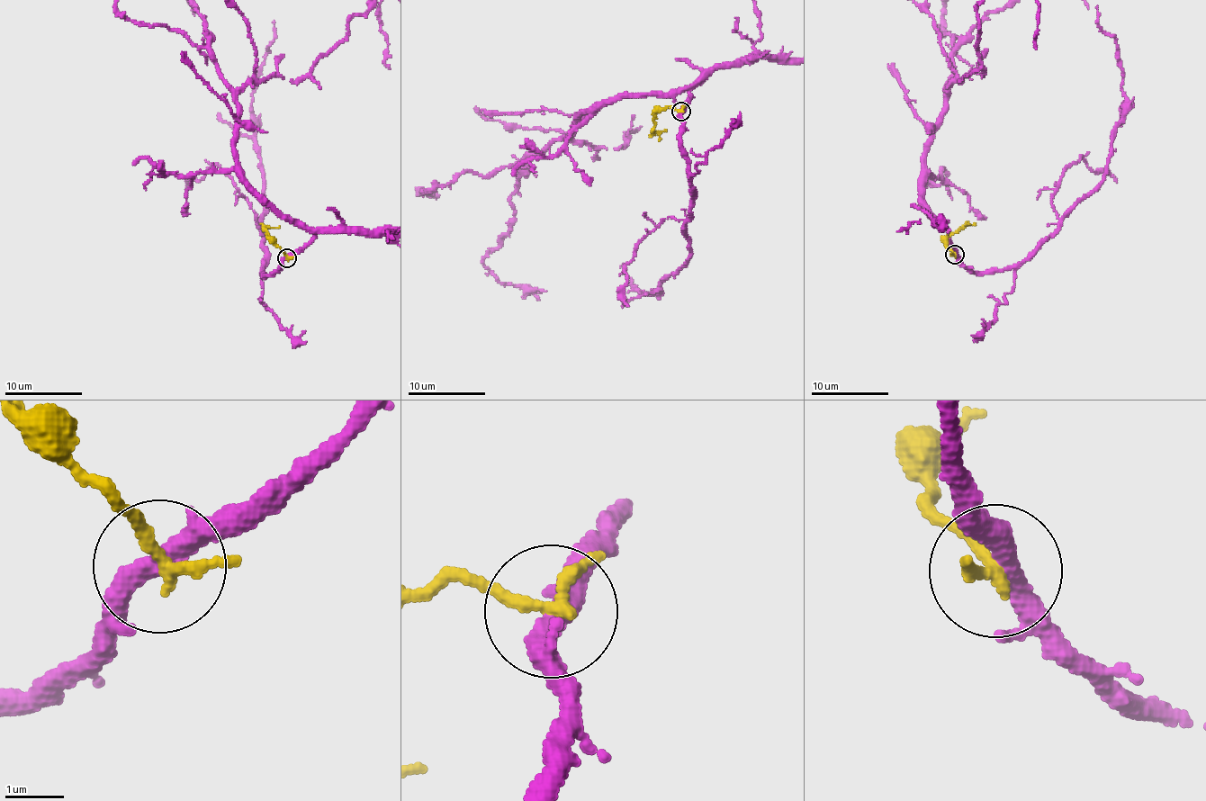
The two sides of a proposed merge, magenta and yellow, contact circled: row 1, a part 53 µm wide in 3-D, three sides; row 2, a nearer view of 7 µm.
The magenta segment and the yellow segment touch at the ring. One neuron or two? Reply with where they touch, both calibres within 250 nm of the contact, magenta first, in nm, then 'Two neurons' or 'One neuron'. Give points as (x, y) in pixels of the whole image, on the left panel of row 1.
Place: (287, 257). Thickness 360 nm (magenta) against 200 nm. Two neurons

